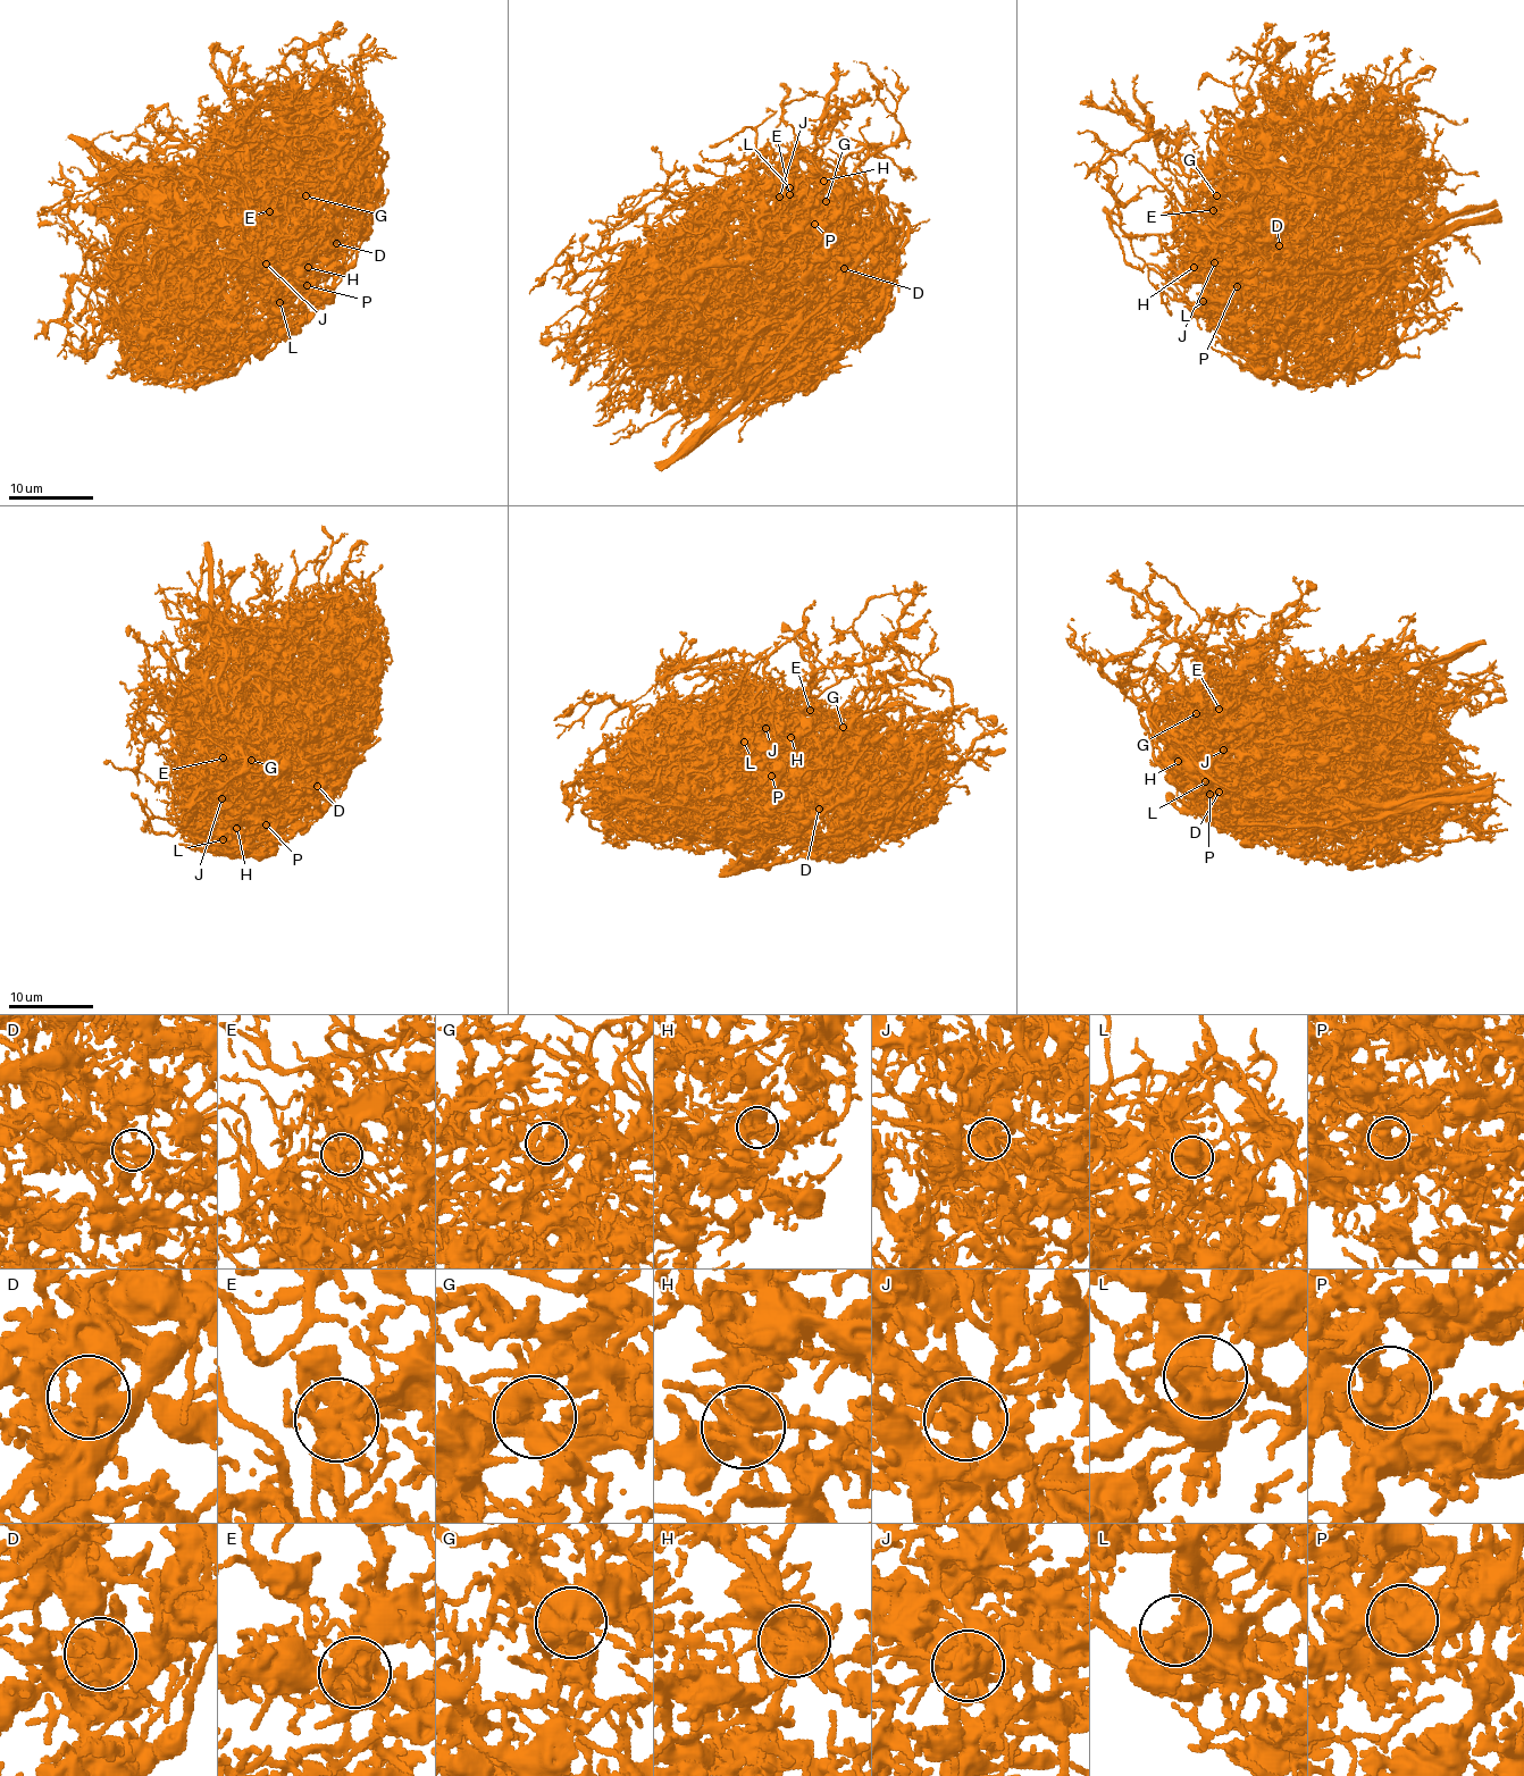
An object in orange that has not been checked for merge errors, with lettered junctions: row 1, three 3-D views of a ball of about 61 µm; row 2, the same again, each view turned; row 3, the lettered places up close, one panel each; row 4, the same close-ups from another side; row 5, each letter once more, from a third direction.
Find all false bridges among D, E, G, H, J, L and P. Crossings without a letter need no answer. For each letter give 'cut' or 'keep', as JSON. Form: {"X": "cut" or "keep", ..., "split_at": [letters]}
{"D": "cut", "E": "cut", "G": "keep", "H": "keep", "J": "cut", "L": "cut", "P": "cut", "split_at": ["D", "E", "J", "L", "P"]}

